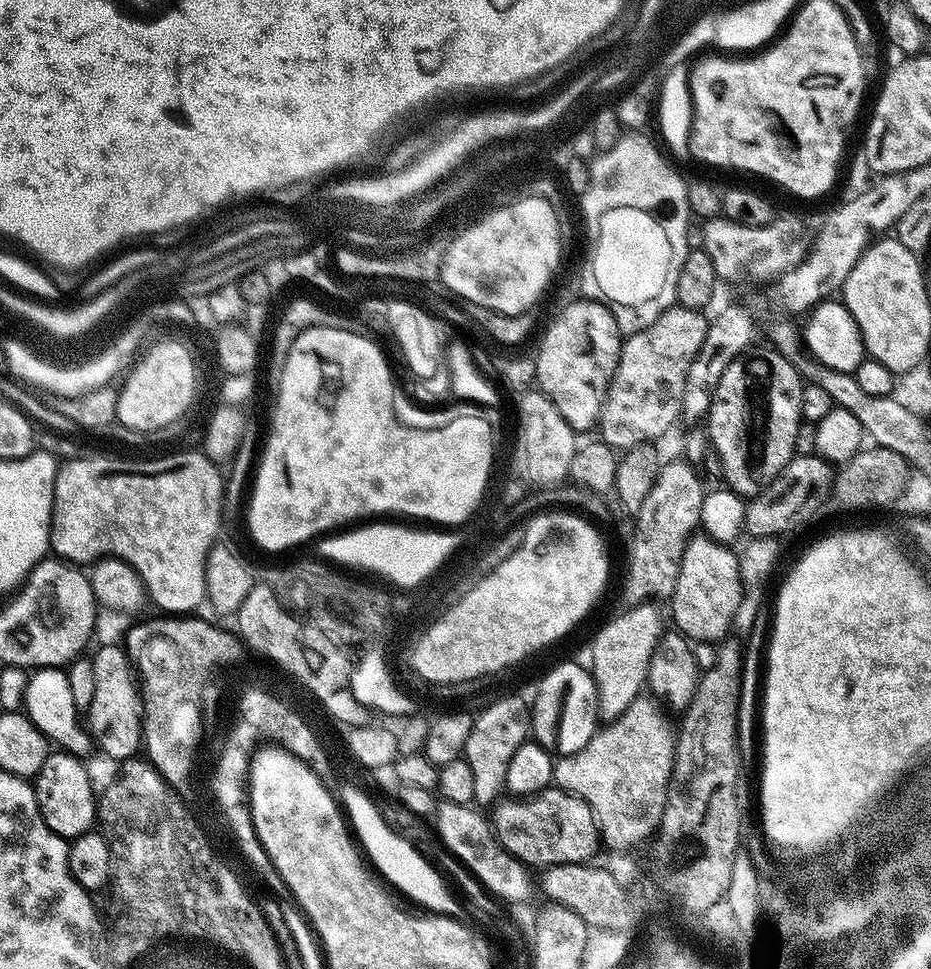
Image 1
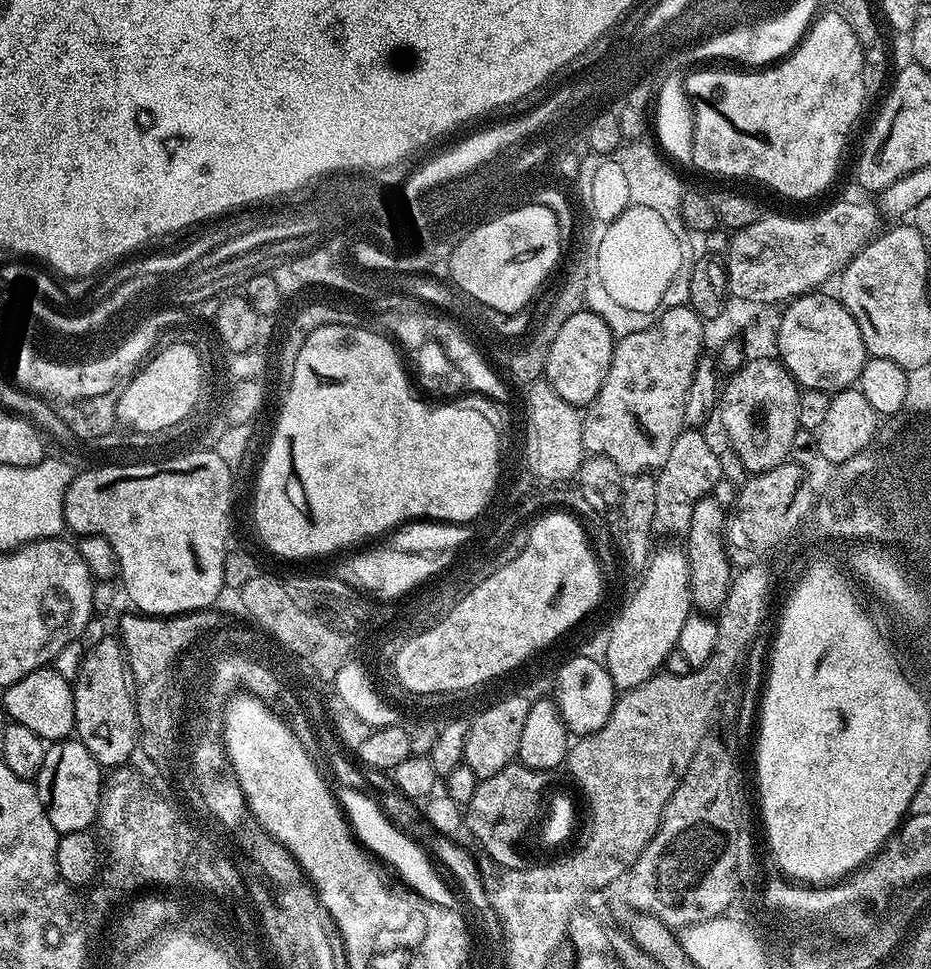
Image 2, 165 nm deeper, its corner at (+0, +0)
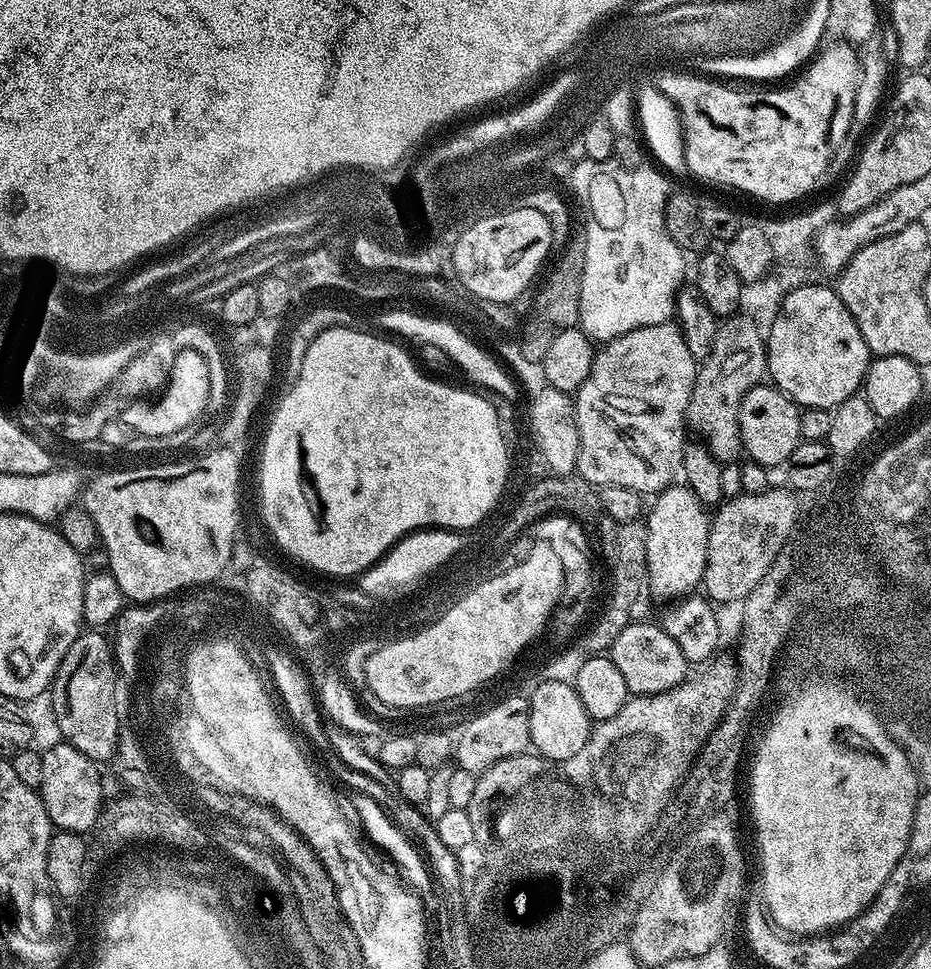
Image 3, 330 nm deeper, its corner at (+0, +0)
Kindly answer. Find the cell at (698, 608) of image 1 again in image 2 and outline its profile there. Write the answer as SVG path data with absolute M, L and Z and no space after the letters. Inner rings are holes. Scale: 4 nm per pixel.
M704 496L694 506L694 514L690 518L690 526L686 533L686 551L688 569L690 570L690 594L692 606L697 612L705 614L719 613L724 607L724 599L734 579L734 565L728 560L724 549L724 525L726 509L712 497Z

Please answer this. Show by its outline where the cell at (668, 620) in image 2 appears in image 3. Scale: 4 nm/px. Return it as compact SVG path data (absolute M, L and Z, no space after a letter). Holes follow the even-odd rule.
M669 486L651 501L646 512L648 533L646 534L646 558L648 559L649 593L656 596L672 596L668 598L683 598L693 590L701 587L704 571L708 565L708 530L710 527L709 509L686 486Z

